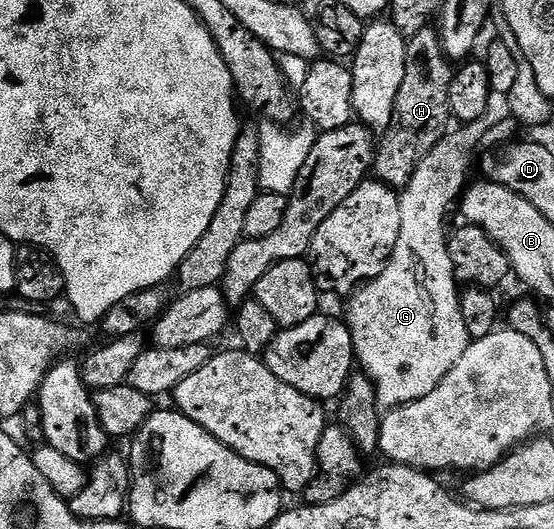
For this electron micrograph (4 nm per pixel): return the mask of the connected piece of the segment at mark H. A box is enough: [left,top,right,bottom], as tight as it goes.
[374,26,454,190]

